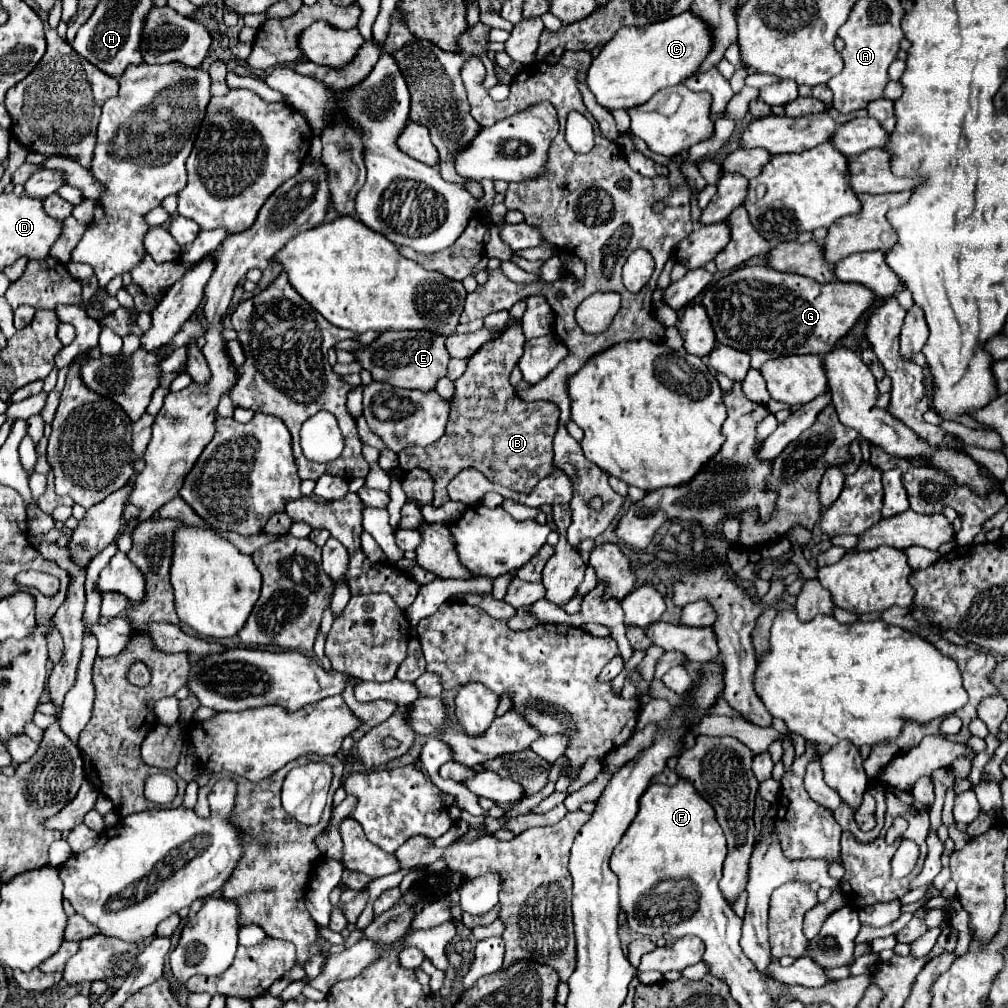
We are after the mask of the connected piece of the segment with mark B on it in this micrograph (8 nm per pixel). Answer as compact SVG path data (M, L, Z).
M515 322L503 336L485 342L467 362L465 374L455 380L455 396L451 402L451 414L445 428L445 434L433 442L431 446L411 446L399 454L399 468L411 470L411 468L423 468L427 470L435 480L435 500L433 506L441 506L449 502L449 496L445 496L447 484L459 474L463 468L477 468L483 470L483 474L501 486L507 486L517 492L531 492L539 480L547 478L553 472L553 436L559 422L559 408L553 402L537 402L529 404L519 398L515 398L515 388L509 382L511 370L517 366L519 358L523 356L523 344L525 336L521 330L521 324Z

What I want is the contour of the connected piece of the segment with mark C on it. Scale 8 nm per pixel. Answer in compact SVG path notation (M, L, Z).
M691 10L663 22L637 28L621 28L617 36L593 60L587 84L597 102L607 110L629 110L647 102L657 90L681 84L697 72L713 48L713 30Z

